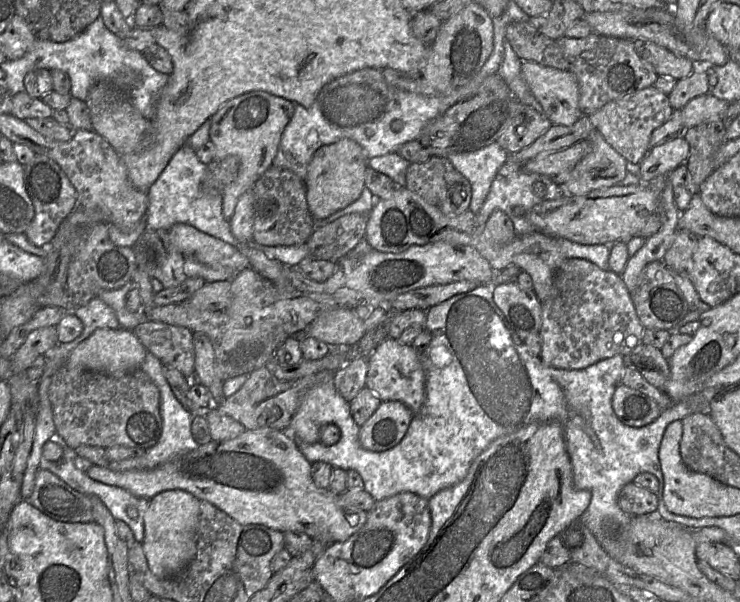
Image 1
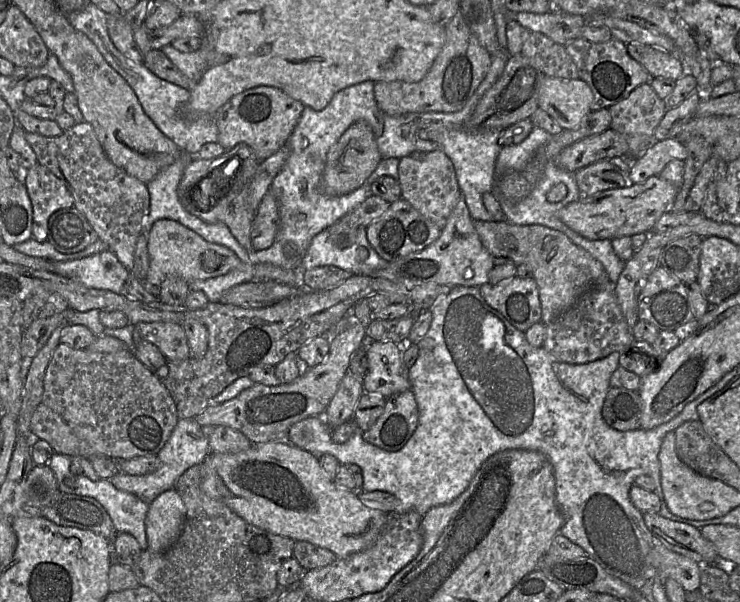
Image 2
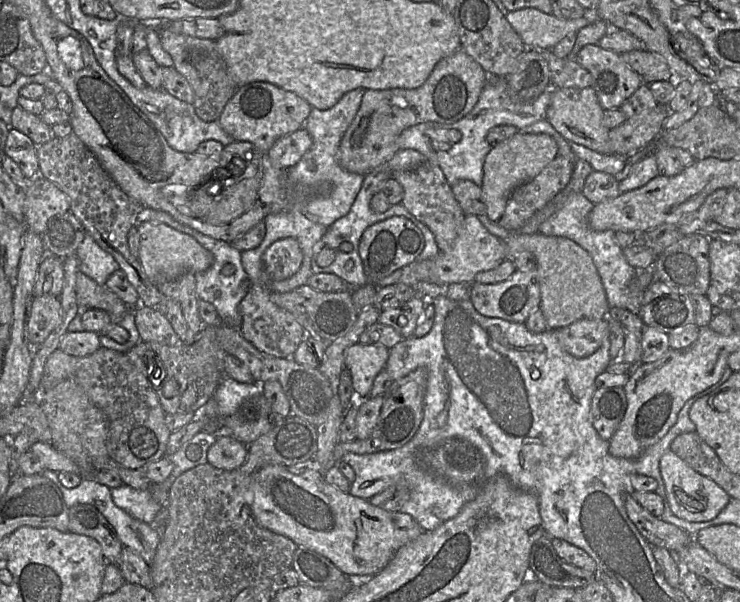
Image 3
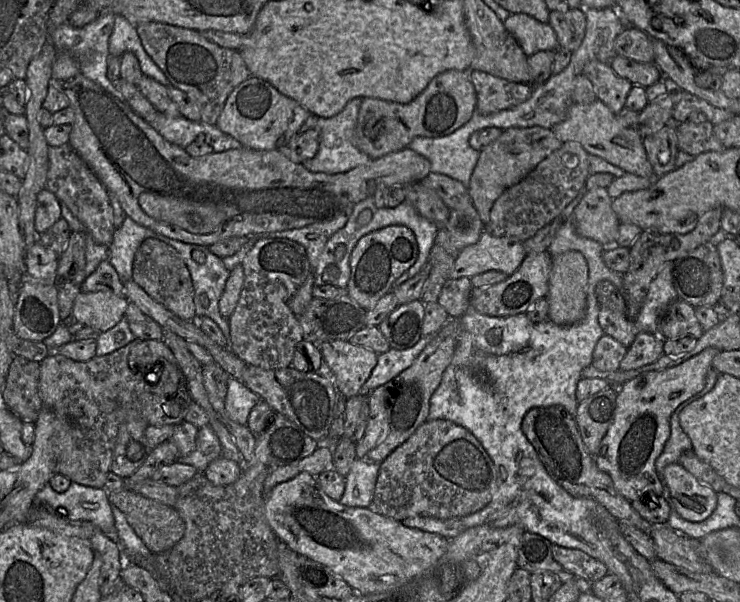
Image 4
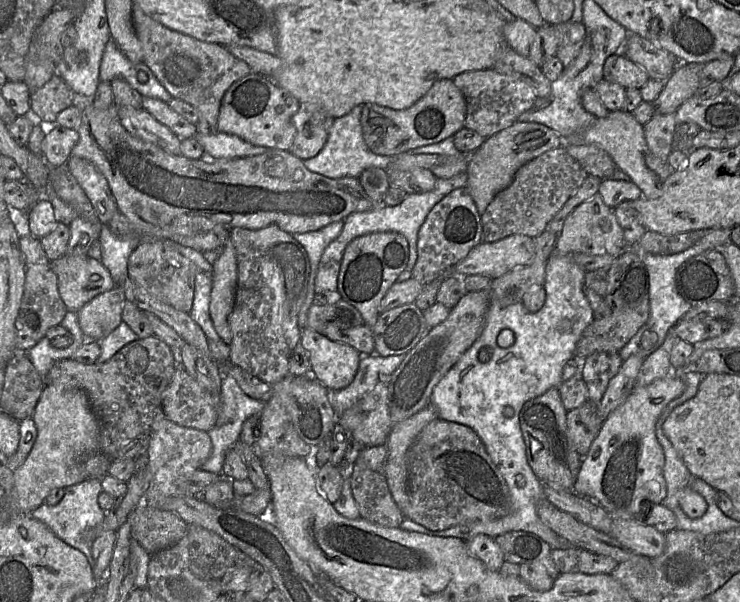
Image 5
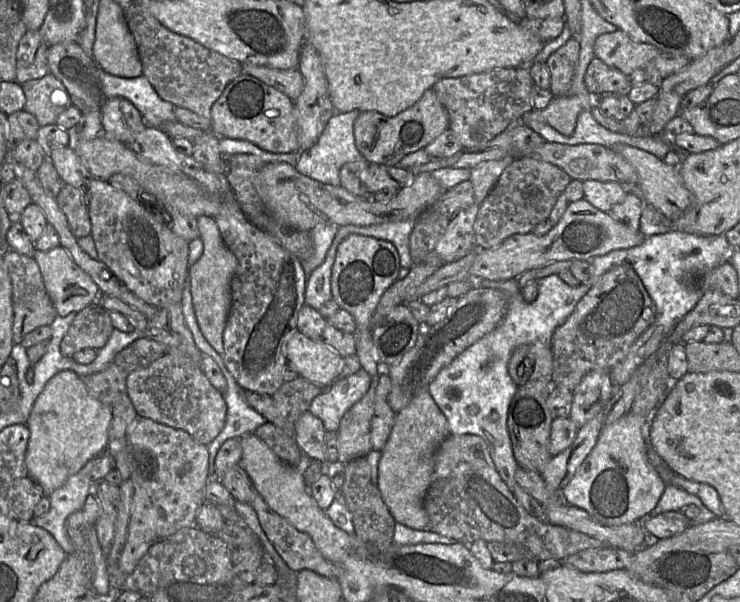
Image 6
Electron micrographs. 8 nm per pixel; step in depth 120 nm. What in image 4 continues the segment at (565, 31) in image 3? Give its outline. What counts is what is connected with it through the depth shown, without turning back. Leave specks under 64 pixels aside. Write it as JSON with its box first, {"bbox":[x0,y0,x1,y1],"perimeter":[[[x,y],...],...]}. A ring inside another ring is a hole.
{"bbox":[505,13,559,56],"perimeter":[[[513,13],[505,21],[505,28],[514,36],[526,56],[559,48],[554,29],[525,13]]]}

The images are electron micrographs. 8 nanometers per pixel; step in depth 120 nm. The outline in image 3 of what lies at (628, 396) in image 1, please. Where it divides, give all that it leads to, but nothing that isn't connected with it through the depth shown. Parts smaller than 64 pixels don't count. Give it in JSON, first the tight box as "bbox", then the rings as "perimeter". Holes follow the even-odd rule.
{"bbox":[591,387,627,441],"perimeter":[[[623,387],[597,388],[591,399],[591,420],[598,435],[608,441],[627,408],[627,399]]]}

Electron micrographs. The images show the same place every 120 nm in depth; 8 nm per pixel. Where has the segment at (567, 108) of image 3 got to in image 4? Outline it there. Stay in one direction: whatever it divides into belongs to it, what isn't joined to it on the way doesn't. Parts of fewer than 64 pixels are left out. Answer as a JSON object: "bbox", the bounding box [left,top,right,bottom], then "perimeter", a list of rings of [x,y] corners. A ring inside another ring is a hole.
{"bbox":[552,99,655,179],"perimeter":[[[599,99],[589,104],[574,102],[570,106],[566,118],[552,130],[562,143],[577,142],[589,154],[607,160],[626,173],[655,179],[653,168],[643,144],[643,138],[639,132],[632,126],[622,124],[616,114]]]}

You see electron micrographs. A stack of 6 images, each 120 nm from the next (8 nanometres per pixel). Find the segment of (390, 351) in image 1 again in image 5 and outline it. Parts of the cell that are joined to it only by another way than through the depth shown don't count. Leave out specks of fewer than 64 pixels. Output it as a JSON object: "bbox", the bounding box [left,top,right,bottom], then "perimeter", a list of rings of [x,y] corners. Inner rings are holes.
{"bbox":[300,329,362,391],"perimeter":[[[311,329],[301,330],[300,344],[308,352],[311,376],[330,391],[351,384],[362,358],[350,345],[335,342]]]}

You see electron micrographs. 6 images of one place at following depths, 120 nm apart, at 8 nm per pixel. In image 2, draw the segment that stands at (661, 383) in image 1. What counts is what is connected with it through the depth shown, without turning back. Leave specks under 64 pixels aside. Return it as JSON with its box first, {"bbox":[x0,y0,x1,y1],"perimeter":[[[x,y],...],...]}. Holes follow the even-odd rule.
{"bbox":[619,340,663,377],"perimeter":[[[634,340],[630,347],[619,357],[619,366],[644,377],[652,373],[663,360],[657,360],[657,354],[650,343]]]}

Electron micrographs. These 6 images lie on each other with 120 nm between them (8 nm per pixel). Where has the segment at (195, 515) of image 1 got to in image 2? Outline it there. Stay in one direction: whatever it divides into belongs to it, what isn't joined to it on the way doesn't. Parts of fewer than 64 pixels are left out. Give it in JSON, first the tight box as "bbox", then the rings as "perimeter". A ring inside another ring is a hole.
{"bbox":[145,489,185,553],"perimeter":[[[174,489],[156,497],[149,504],[145,518],[147,550],[160,553],[170,548],[182,532],[185,514],[183,500]]]}

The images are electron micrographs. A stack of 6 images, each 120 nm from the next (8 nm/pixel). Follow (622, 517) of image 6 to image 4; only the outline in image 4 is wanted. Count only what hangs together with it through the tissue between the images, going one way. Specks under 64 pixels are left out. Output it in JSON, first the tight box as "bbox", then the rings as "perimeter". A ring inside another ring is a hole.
{"bbox":[594,348,719,502],"perimeter":[[[706,348],[677,366],[641,373],[619,388],[613,421],[594,460],[611,477],[616,491],[630,502],[647,494],[662,495],[655,461],[670,436],[670,417],[681,403],[703,389],[713,358],[719,352]]]}

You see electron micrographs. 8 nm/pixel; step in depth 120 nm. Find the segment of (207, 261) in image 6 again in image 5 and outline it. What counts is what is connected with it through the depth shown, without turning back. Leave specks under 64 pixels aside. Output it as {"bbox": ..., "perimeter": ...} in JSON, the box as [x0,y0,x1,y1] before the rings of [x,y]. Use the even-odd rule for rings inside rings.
{"bbox":[209,238,237,345],"perimeter":[[[229,238],[220,249],[220,255],[212,267],[209,314],[220,341],[230,345],[231,332],[228,318],[235,304],[237,262],[234,247]]]}

